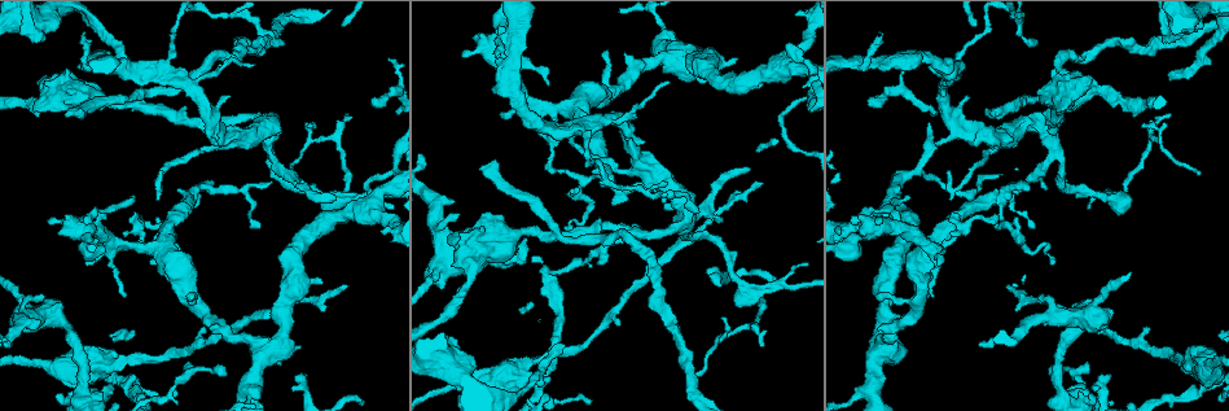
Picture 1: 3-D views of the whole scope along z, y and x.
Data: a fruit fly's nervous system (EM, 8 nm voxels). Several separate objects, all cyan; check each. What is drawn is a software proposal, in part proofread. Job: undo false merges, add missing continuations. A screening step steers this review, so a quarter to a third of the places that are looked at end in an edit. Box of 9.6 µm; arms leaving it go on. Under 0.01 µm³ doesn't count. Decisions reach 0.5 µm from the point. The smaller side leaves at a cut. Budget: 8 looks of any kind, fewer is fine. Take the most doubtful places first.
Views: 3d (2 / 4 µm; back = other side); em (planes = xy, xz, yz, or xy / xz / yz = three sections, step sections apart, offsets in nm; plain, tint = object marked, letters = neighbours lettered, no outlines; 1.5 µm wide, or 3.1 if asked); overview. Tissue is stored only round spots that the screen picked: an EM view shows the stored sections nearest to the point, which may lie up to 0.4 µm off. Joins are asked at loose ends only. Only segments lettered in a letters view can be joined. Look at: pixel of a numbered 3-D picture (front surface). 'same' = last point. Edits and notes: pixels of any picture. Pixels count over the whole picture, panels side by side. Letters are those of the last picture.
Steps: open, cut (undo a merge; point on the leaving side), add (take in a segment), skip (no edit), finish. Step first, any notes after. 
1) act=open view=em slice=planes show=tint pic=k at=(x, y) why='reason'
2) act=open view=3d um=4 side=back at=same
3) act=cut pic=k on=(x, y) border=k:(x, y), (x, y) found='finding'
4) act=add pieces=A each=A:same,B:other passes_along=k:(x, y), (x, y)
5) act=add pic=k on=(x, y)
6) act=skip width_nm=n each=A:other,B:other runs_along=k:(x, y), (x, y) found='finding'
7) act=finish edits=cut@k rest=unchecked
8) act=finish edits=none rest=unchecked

act=open view=em slice=planes show=letters pic=1 at=(553, 233) why='abrupt turn'

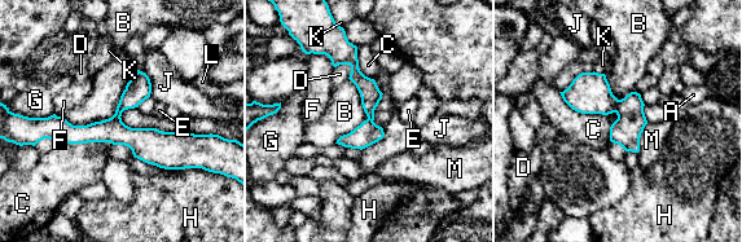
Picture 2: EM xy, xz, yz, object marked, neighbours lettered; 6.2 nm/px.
act=cut pic=2 on=(589, 92) each=A:other,B:other,C:other,D:other,E:other,F:other,G:other,H:other,J:other,K:other,L:other,M:other border=2:(620, 100), (615, 111) found='two cells meet here'

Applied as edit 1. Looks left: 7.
act=open view=overview

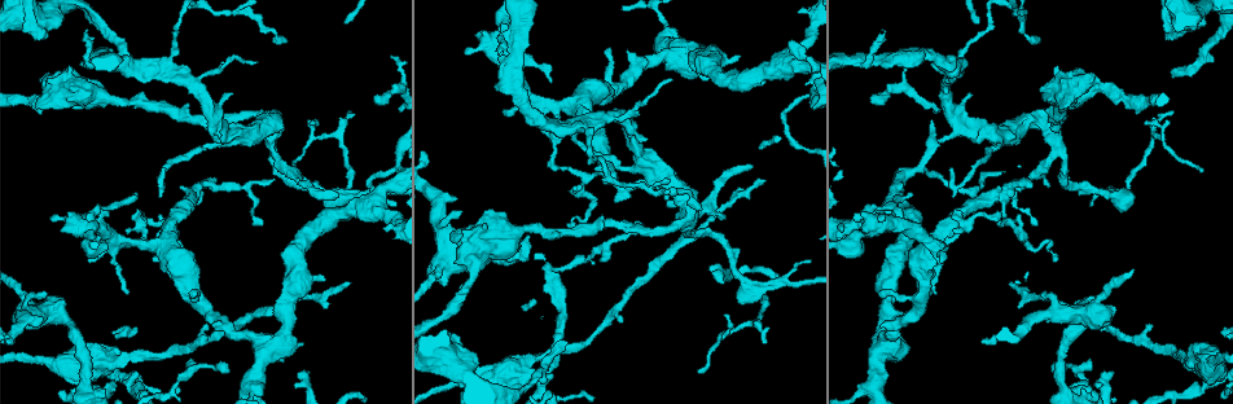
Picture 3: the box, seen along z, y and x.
act=open view=3d um=4 pic=3 at=(137, 195) why='tapers out'

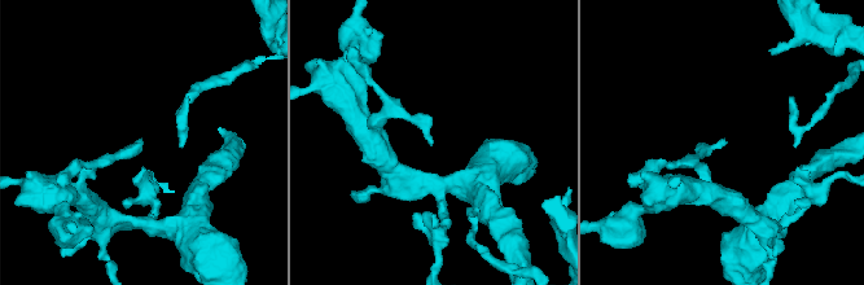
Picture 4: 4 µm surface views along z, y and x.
act=open view=em slice=planes show=tint pic=4 at=(725, 143) why='now the EM'

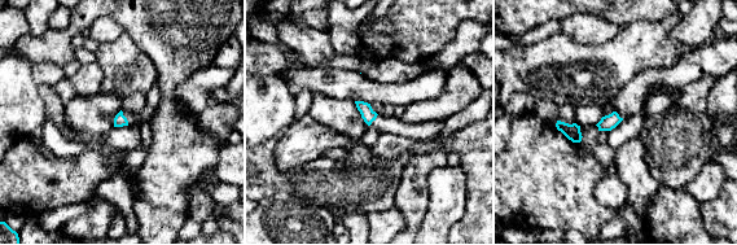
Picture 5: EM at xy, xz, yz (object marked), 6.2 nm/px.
act=open view=em slice=planes show=letters at=same why='what lies round it'

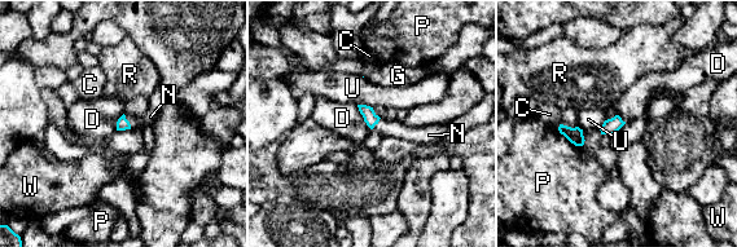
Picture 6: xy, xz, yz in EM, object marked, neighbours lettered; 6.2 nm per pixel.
act=add pieces=N width_nm=80 longest_contact=P:200nm each=C:other,D:other,G:other,N:same,P:other,R:other,U:other,W:other found='the cell continues'

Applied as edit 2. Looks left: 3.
act=open view=3d um=4 pic=3 at=(568, 343) why='an open end'

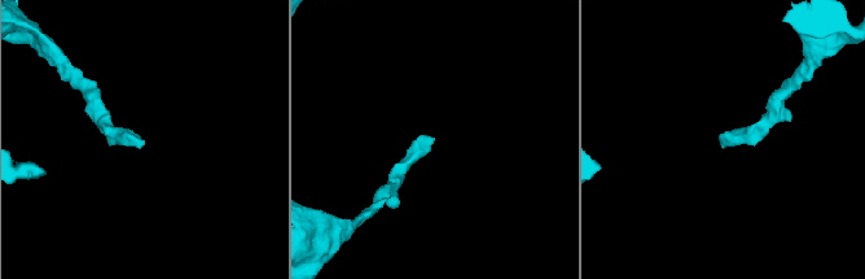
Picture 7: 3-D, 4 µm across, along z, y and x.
act=open view=em slice=xz step=4 show=tint pic=7 at=(144, 141)

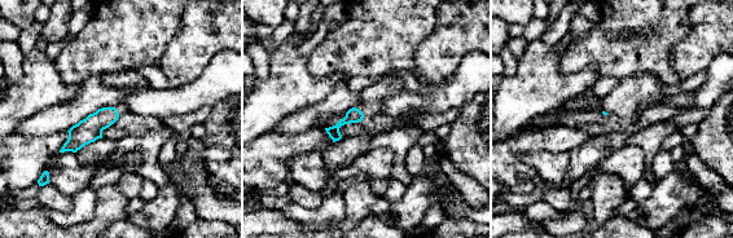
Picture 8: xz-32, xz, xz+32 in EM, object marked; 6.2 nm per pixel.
act=open view=em slice=planes show=letters at=same why='another direction'

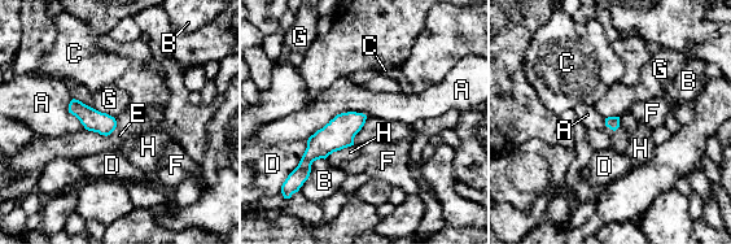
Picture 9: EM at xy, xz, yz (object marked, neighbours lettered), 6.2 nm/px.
act=add pieces=E each=A:other,B:other,C:other,D:other,E:same,F:other,G:other,H:other passes_along=9:(612, 122), (609, 127), (602, 139) found='it goes on there'

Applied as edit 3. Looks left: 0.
act=finish edits=cut@2,add@6,add@9 rest=unchecked

